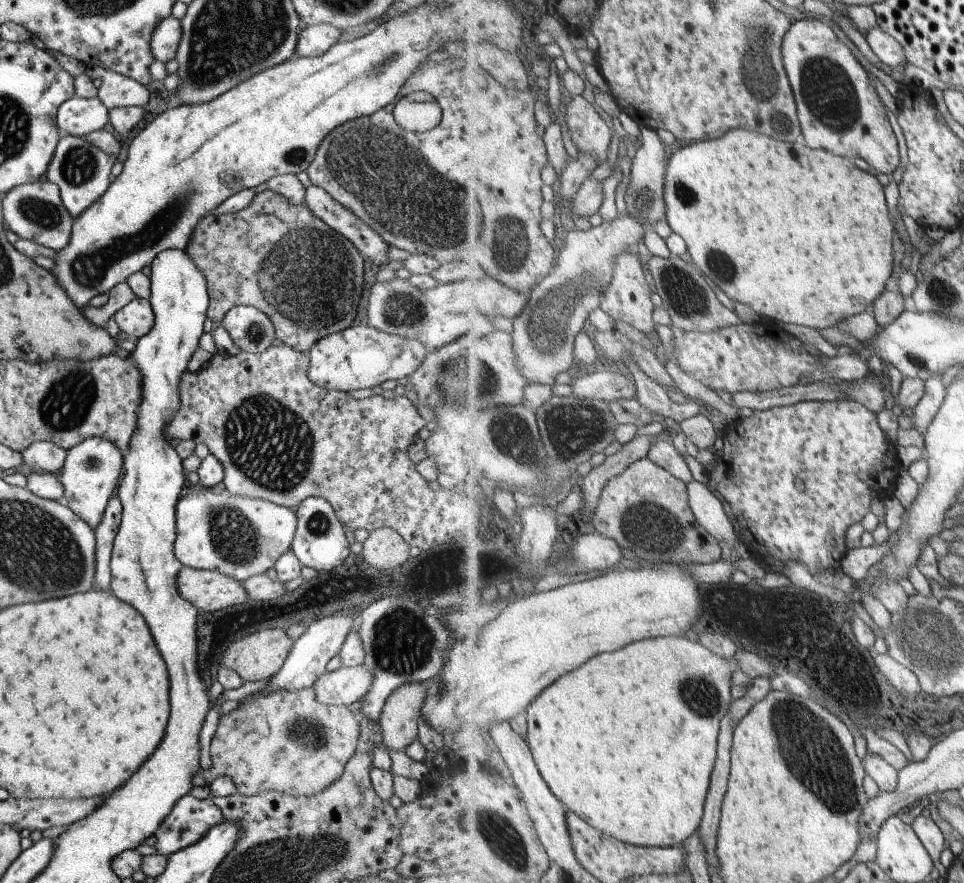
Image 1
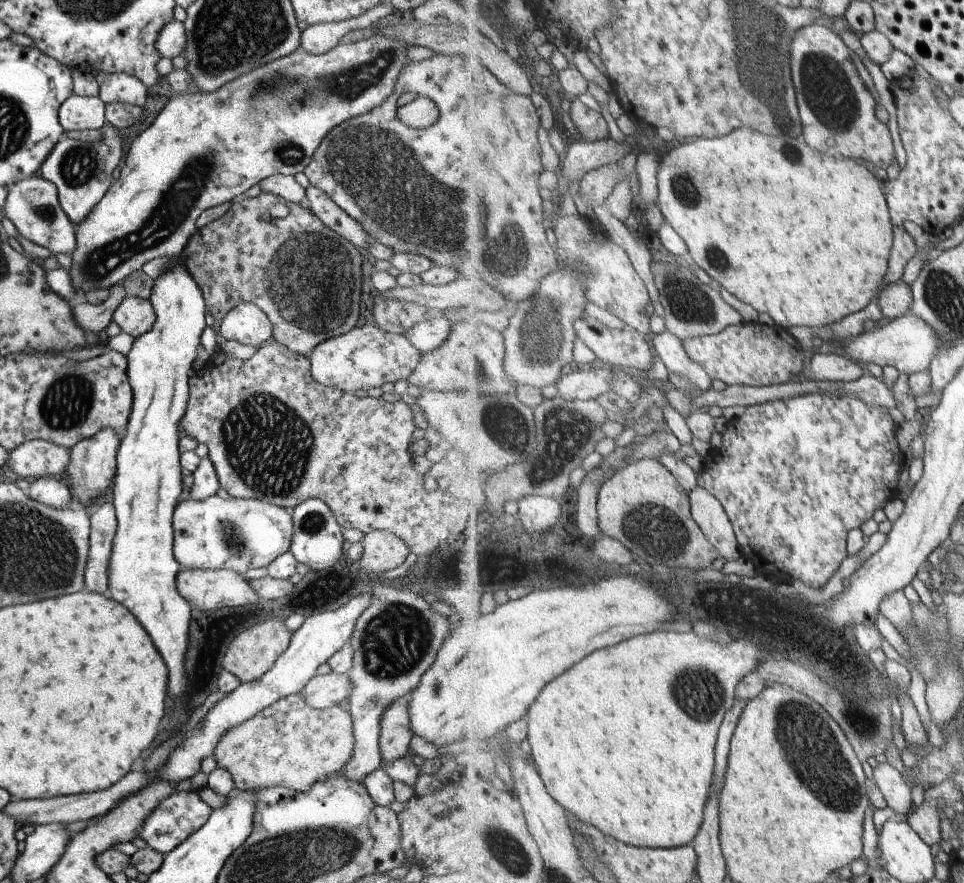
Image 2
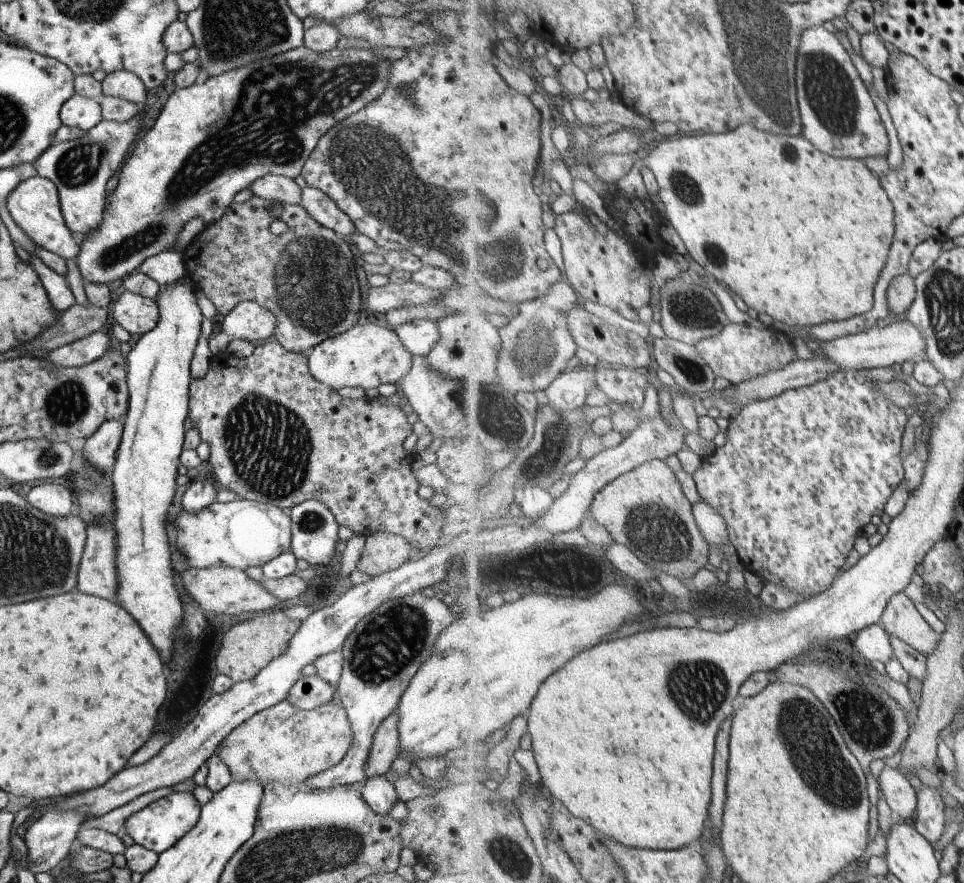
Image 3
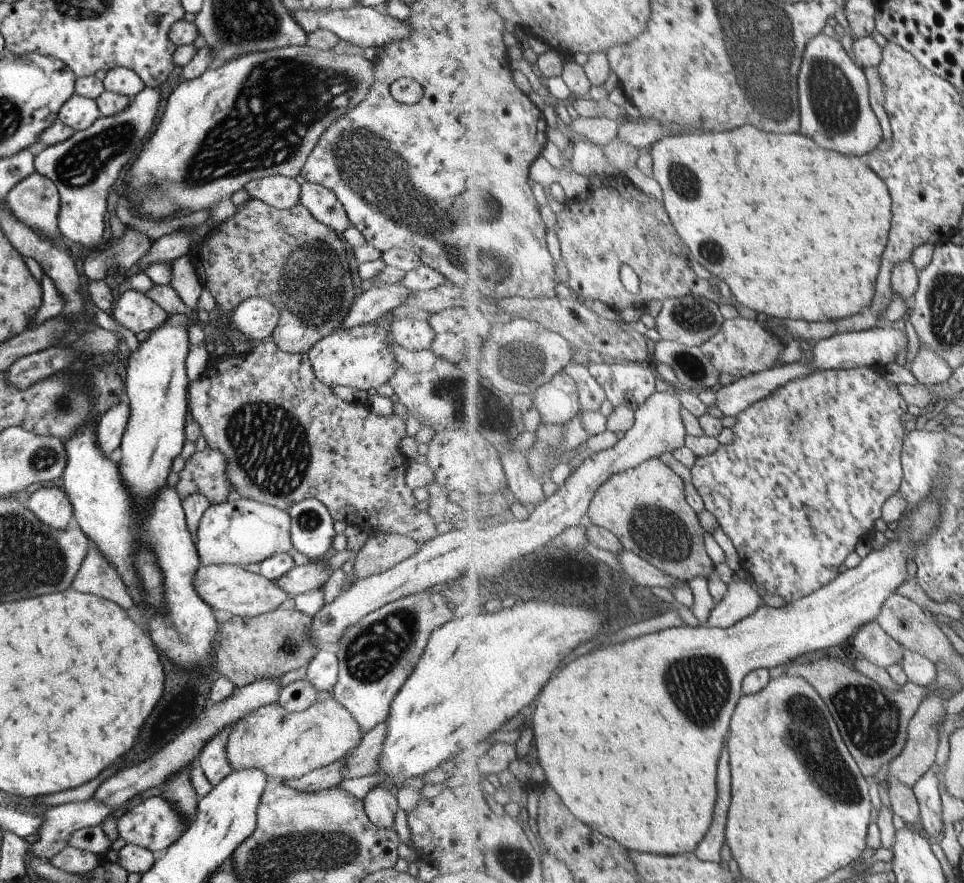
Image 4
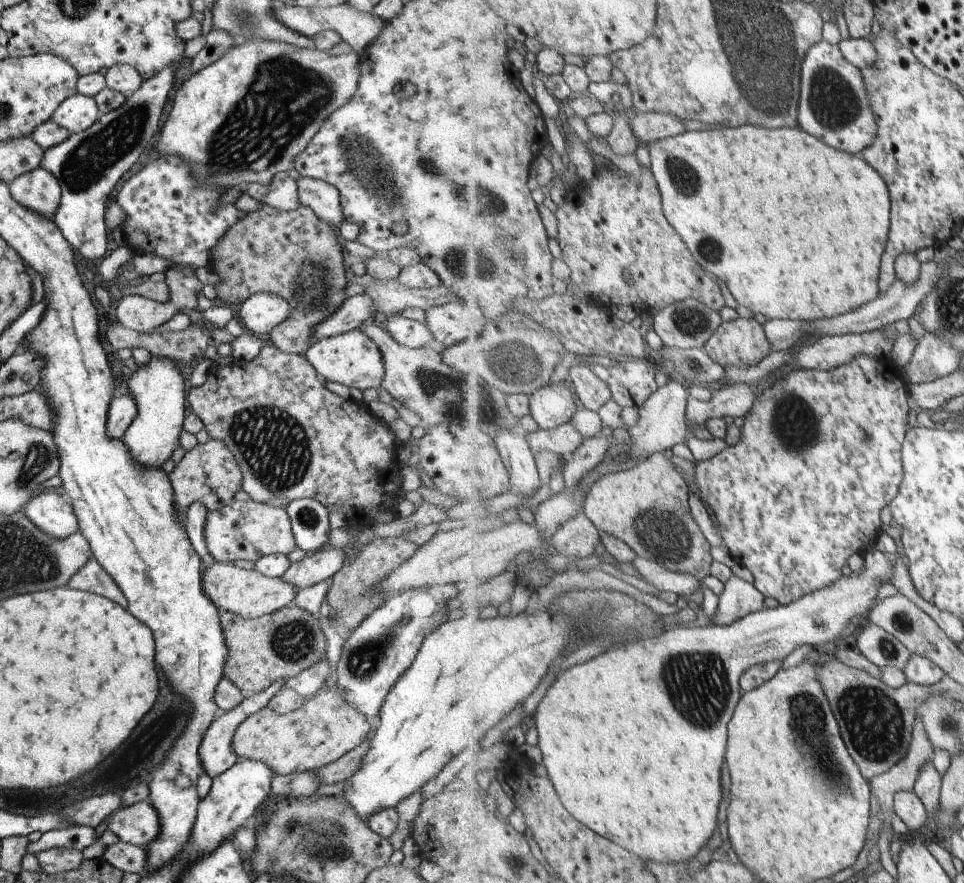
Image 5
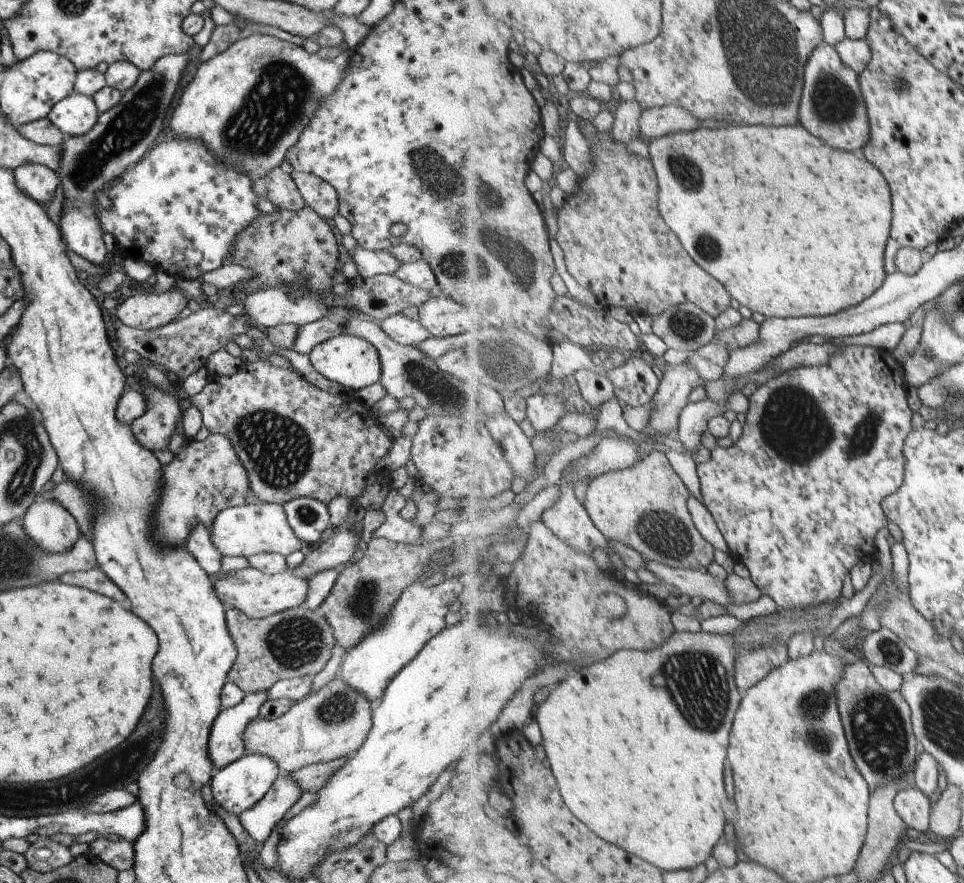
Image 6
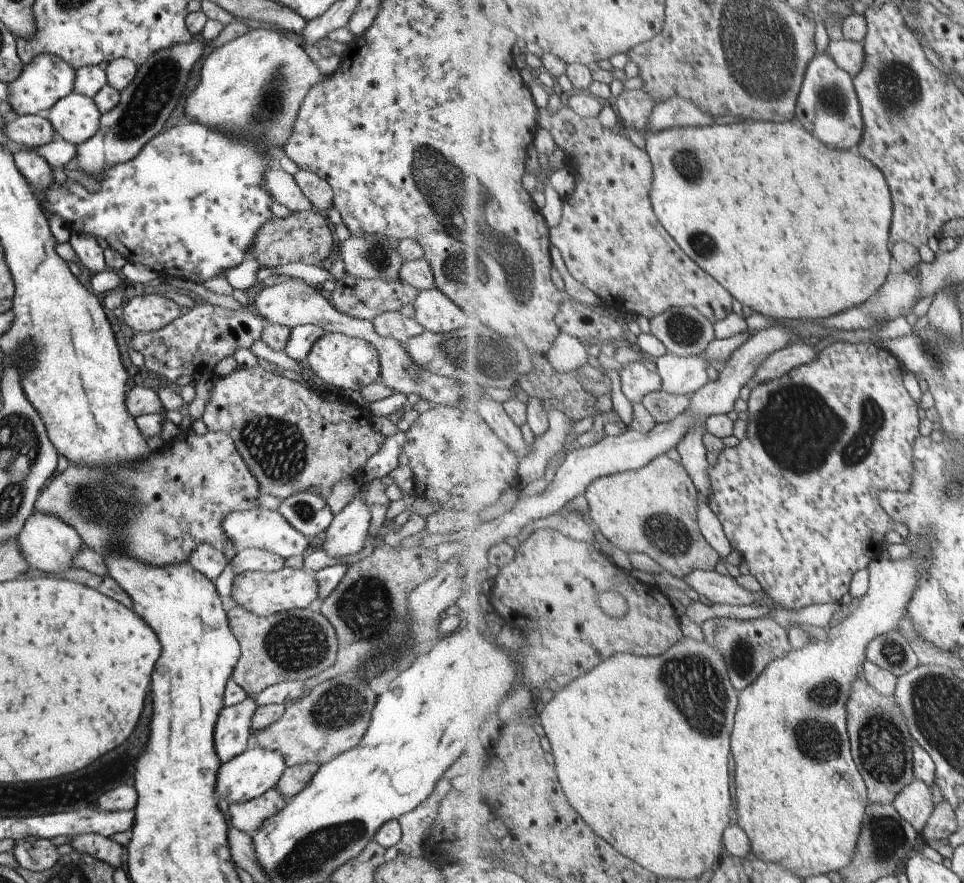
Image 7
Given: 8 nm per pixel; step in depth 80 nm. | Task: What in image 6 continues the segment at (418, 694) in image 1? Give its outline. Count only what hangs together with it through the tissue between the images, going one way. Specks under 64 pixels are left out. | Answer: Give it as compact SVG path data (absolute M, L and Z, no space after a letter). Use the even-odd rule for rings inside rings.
M349 756L341 757L326 763L304 766L289 774L302 788L302 792L318 791L347 761Z

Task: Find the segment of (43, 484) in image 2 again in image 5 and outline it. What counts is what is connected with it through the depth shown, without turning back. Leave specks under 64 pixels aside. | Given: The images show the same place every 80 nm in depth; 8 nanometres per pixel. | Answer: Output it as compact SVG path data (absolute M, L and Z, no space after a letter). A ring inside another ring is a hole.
M58 489L40 492L24 504L23 512L39 530L56 539L62 539L78 530L69 501Z

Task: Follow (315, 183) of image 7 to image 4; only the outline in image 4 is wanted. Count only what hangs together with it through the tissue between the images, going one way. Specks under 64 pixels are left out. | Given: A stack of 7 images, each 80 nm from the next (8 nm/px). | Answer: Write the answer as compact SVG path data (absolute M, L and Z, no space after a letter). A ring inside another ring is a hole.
M305 181L300 185L298 203L304 206L317 222L334 232L342 233L351 226L336 196L324 186Z

